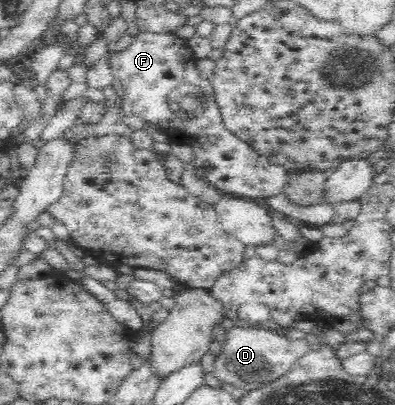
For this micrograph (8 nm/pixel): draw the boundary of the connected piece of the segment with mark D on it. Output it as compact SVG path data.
M256 325L252 328L234 327L227 332L222 352L216 357L214 375L235 387L257 389L286 374L301 357L310 353L309 346L305 338L289 338L284 331L273 332Z

